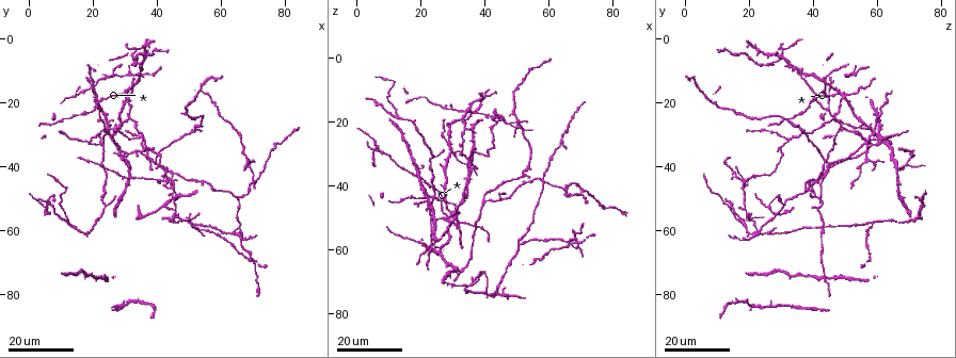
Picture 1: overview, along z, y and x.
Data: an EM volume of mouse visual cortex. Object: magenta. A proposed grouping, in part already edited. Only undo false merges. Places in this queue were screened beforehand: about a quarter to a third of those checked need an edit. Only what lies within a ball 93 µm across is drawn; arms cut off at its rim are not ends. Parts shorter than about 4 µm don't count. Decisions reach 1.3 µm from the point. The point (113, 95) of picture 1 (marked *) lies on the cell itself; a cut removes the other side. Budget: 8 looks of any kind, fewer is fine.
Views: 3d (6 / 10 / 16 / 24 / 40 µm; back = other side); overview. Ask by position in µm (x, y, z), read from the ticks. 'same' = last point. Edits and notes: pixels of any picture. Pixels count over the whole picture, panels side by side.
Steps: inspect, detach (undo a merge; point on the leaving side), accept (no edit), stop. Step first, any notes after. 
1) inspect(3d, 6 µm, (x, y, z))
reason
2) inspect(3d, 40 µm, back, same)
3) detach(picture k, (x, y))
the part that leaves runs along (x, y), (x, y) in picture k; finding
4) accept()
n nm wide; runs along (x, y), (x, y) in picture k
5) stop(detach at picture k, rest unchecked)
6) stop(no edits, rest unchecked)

inspect(3d, 24 µm, (22.5, 33.5, 60.0))
arms part here

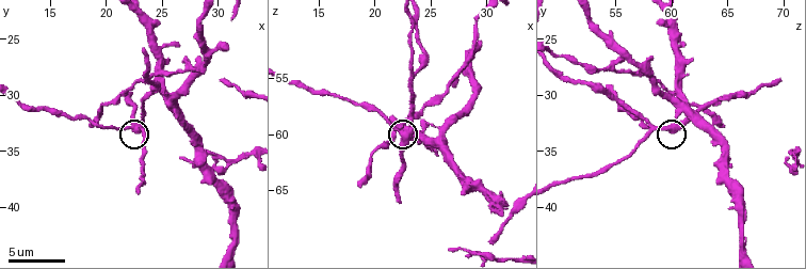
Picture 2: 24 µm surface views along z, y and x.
inspect(3d, 6 µm, (22.6, 32.6, 60.0))

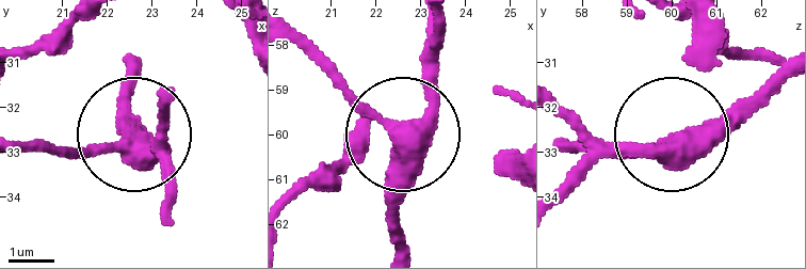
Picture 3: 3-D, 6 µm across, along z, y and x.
accept()
410 nm wide; runs along (558, 101), (603, 140), (649, 147), (730, 132), (787, 78) in picture 3; one cell here

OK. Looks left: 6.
inspect(3d, 24 µm, (20.0, 15.5, 43.5))
two arms in line, one across

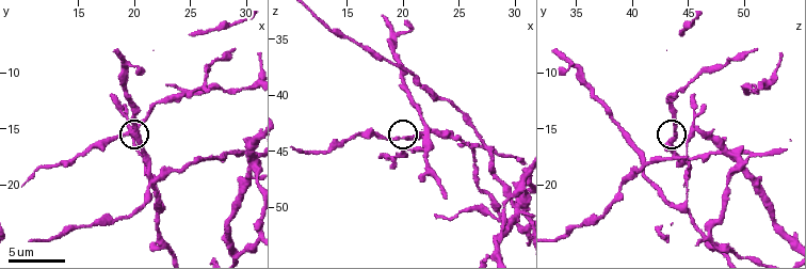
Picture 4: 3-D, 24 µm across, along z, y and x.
inspect(3d, 10 µm, (20.0, 15.2, 44.0))

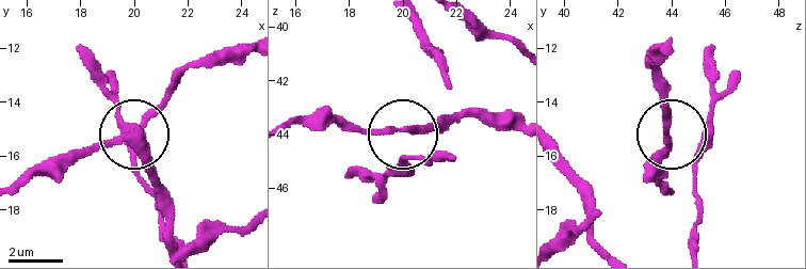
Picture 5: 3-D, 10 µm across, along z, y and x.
accept()
runs along (696, 246), (696, 148), (669, 135), (669, 154) in picture 5; continuous, no second cell

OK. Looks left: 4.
inspect(3d, 10 µm, (23.0, 18.8, 40.2))
three-way junction

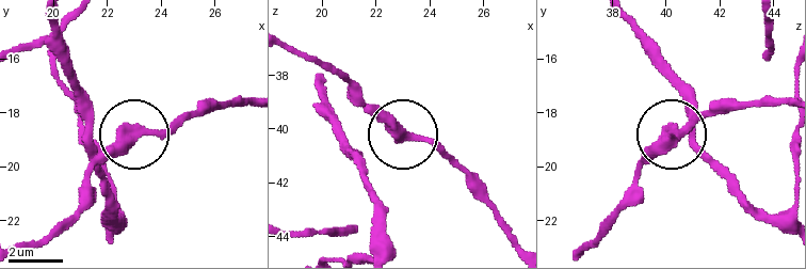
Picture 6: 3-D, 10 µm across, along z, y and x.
accept()
runs along (225, 100), (207, 103), (159, 130), (125, 137), (93, 167) in picture 6; continuous, no second cell

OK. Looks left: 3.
inspect(3d, 16 µm, (50.5, 58.0, 59.0))

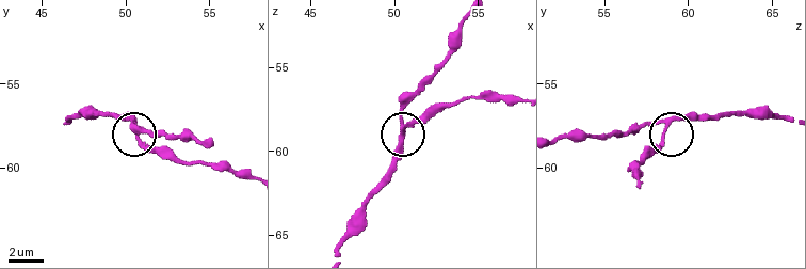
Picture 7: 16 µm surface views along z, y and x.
inspect(3d, 6 µm, (50.7, 57.5, 58.7))

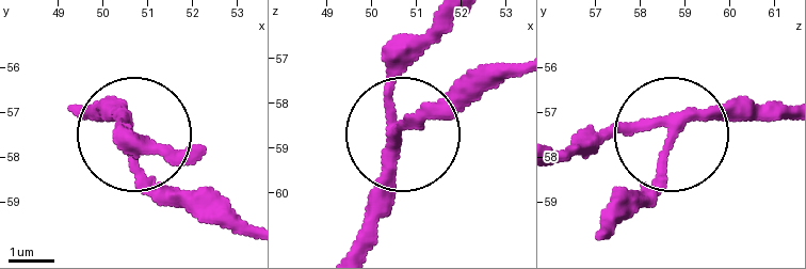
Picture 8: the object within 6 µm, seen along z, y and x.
inspect(3d, 6 µm, back, (50.55, 57.60, 58.70))

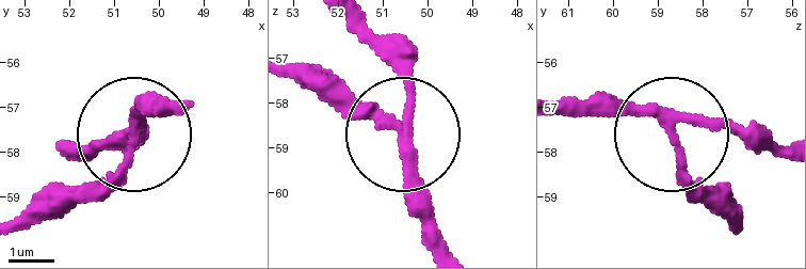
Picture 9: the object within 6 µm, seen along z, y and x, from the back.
accept()
3 arms; runs along (452, 251), (406, 140), (349, 94) in picture 9; all the same cell

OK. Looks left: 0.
stop(no edits, rest unchecked)

